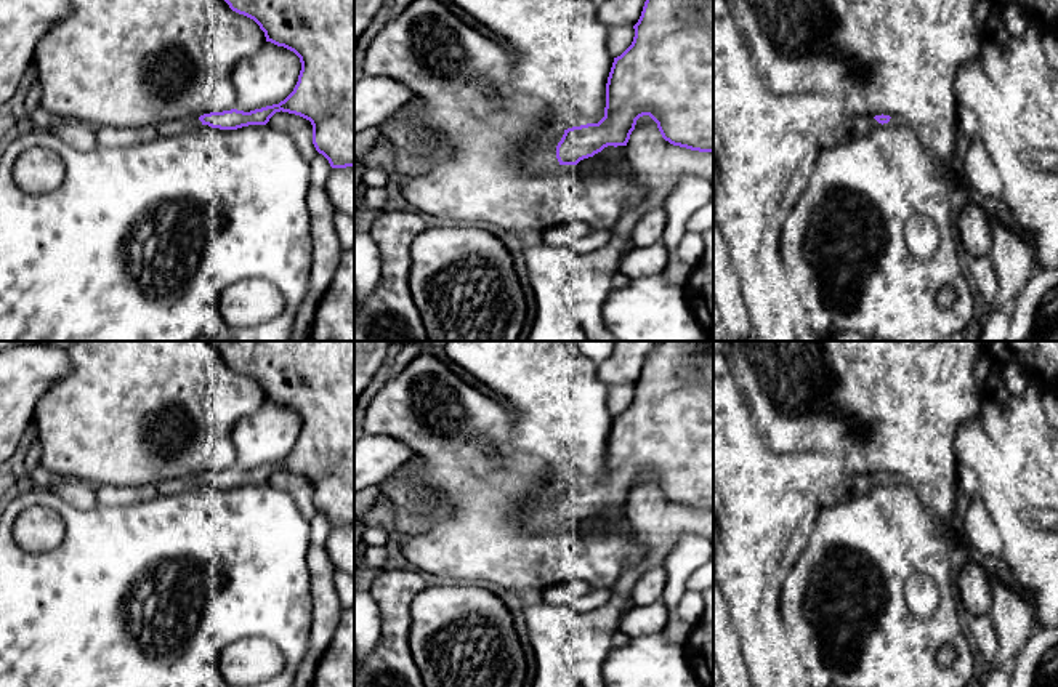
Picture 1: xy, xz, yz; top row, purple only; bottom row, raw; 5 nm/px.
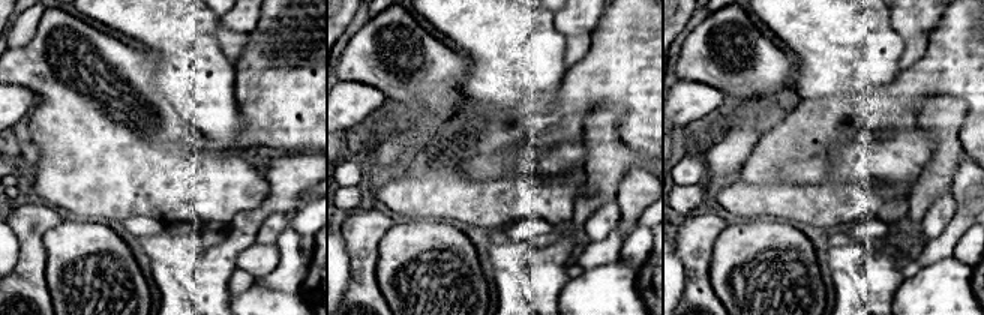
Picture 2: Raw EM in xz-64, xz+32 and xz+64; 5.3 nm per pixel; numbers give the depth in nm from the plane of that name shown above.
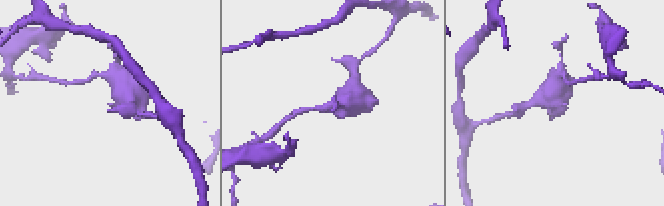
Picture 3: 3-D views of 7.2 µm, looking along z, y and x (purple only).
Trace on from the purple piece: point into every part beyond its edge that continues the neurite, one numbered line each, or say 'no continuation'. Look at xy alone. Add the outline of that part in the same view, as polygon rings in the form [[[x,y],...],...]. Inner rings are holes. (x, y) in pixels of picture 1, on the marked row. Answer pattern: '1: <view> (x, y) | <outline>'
1: xy (109, 136) | [[[197,115],[138,128],[104,127],[96,128],[96,143],[98,147],[130,147],[138,146],[141,143],[151,143],[154,139],[164,139],[168,136],[189,133],[200,127],[202,122],[199,120]]]

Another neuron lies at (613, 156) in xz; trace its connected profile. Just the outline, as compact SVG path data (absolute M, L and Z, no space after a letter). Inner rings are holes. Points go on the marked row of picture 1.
M608 146L593 157L580 160L577 165L561 165L561 167L580 167L580 168L596 168L596 167L622 167L627 168L627 147L625 146Z

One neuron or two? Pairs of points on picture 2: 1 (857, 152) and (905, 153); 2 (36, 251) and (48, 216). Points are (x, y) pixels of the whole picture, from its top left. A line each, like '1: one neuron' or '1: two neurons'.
1: one neuron
2: one neuron

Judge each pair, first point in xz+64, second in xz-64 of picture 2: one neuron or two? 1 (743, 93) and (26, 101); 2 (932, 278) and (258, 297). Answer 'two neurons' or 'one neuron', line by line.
1: two neurons
2: one neuron

